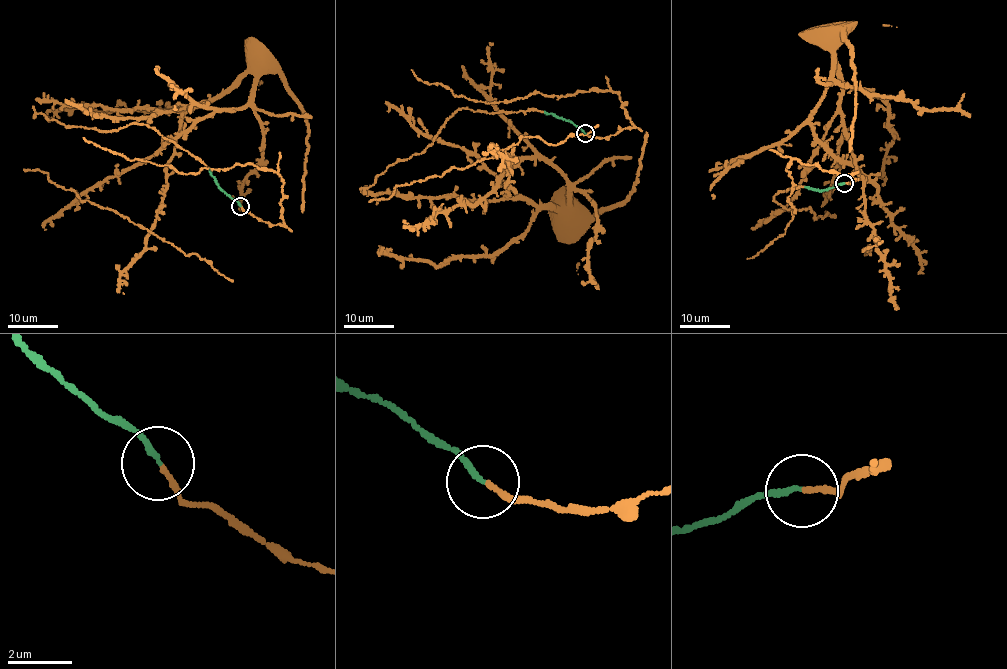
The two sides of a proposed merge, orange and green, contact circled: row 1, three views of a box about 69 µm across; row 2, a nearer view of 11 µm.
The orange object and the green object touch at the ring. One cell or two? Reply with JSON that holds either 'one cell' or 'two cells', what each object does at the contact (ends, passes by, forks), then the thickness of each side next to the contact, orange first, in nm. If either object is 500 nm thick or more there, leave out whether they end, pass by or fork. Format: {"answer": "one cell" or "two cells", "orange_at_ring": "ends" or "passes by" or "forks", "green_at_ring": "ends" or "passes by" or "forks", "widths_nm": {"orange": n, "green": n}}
{"answer": "one cell", "orange_at_ring": "ends", "green_at_ring": "ends", "widths_nm": {"orange": 150, "green": 160}}

